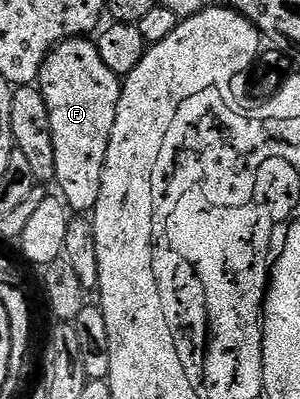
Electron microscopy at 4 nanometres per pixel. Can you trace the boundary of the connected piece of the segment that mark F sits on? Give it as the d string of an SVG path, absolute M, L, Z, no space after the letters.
M71 37L56 45L45 59L37 84L41 95L45 95L45 107L49 107L49 123L53 127L53 156L57 163L54 184L59 185L58 192L67 202L68 210L79 215L90 214L97 199L101 199L101 175L105 171L113 123L117 123L117 103L123 90L121 79L109 71L109 67L105 67L105 59L101 59L101 51L94 40Z

